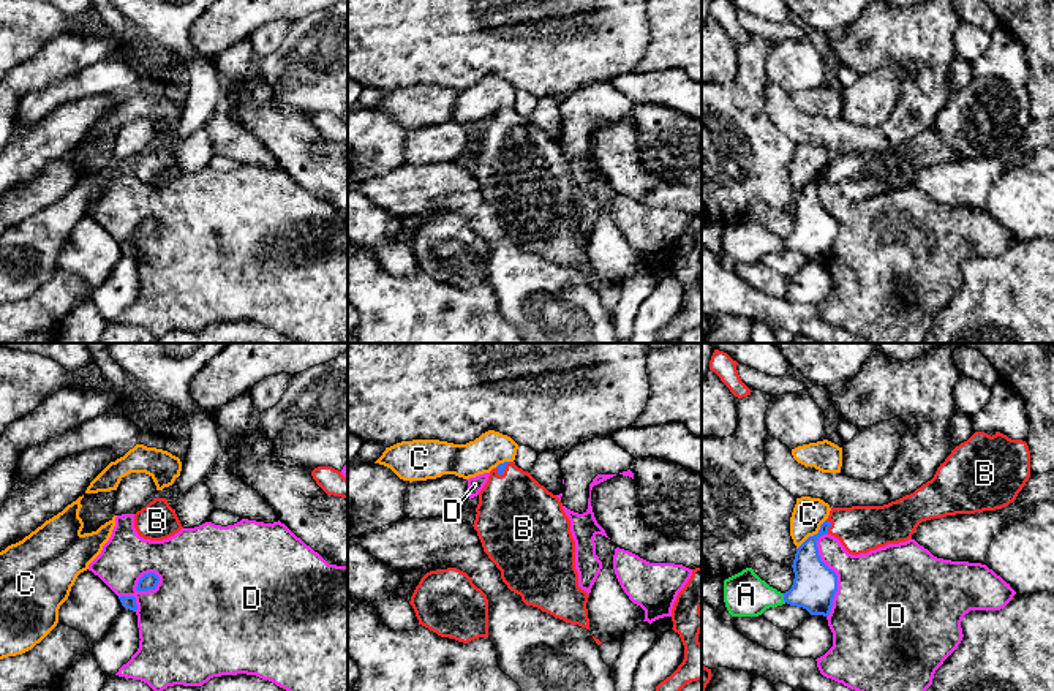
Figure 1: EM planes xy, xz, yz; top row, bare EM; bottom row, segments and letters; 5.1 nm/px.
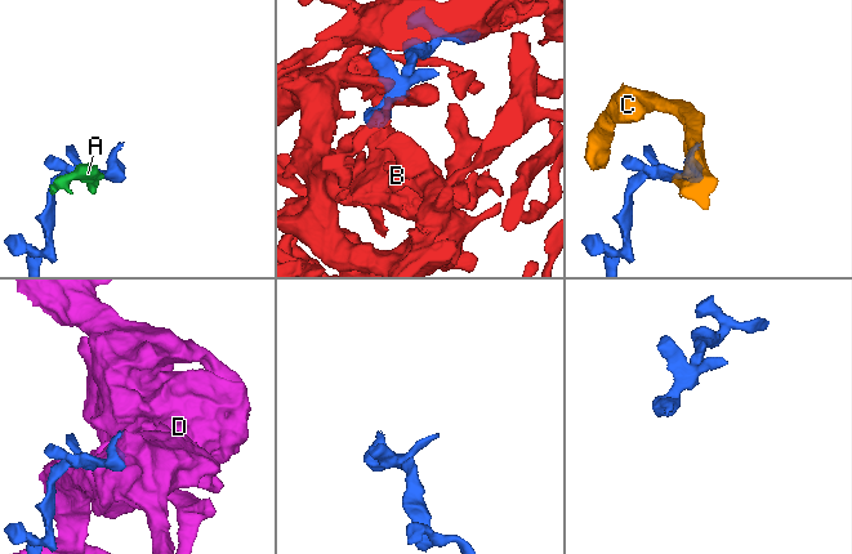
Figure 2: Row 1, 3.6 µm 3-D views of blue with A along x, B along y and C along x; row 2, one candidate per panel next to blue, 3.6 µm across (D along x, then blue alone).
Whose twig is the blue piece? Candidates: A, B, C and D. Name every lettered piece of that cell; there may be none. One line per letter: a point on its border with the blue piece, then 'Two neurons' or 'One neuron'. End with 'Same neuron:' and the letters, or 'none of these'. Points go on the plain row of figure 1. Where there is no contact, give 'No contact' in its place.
A: Touches blue at yz (784, 244). Two neurons
B: Touches blue at yz (830, 171). One neuron
C: Touches blue at yz (814, 181). Two neurons
D: Touches blue at yz (836, 222). Two neurons
Same neuron: B

